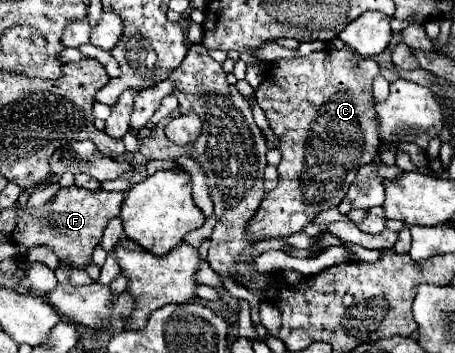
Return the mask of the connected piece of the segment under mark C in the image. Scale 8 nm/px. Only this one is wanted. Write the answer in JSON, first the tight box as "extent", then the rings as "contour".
{"extent":[245,48,379,242],"contour":[[[349,48],[319,50],[305,58],[283,58],[265,66],[263,80],[257,88],[257,102],[263,108],[273,134],[279,138],[279,186],[263,196],[255,216],[249,220],[245,228],[249,242],[287,238],[301,232],[319,212],[337,208],[353,184],[357,170],[375,160],[379,152],[379,134],[377,120],[373,120],[373,108],[369,108],[369,98],[373,98],[373,78],[377,74],[377,62],[357,56],[357,52],[351,52]]]}

